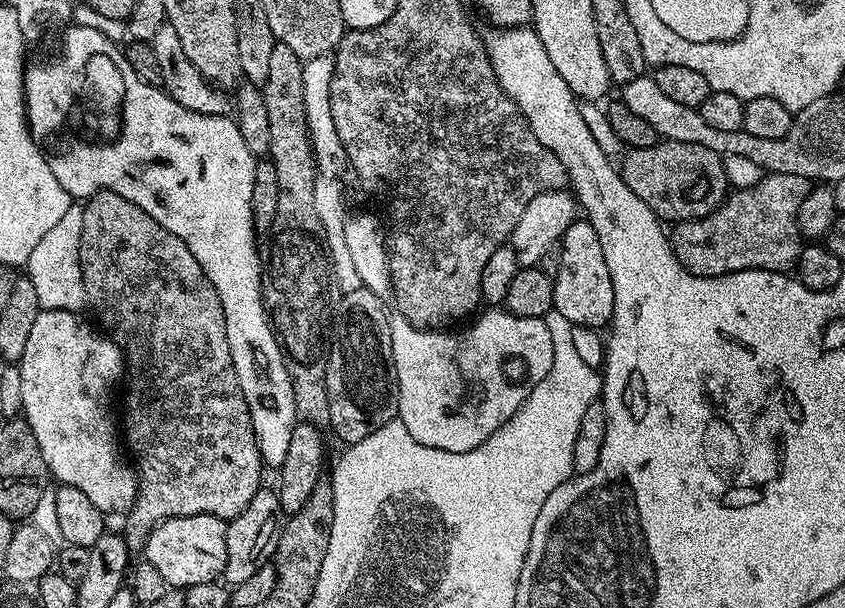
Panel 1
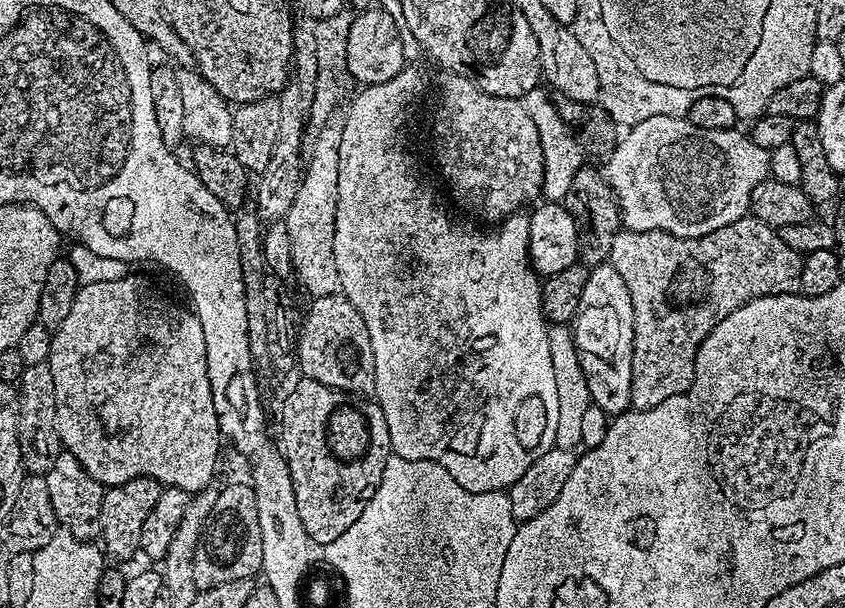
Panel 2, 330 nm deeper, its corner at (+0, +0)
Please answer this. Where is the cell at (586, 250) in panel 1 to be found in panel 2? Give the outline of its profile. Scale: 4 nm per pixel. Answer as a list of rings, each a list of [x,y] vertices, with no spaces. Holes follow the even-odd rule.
[[[611,262],[591,265],[585,288],[578,298],[575,316],[570,321],[572,337],[576,349],[580,351],[580,365],[586,377],[586,386],[592,395],[592,402],[598,405],[609,417],[619,416],[629,411],[632,402],[632,343],[634,342],[634,306],[630,302],[630,290],[626,290],[626,282],[618,270],[614,270]]]

